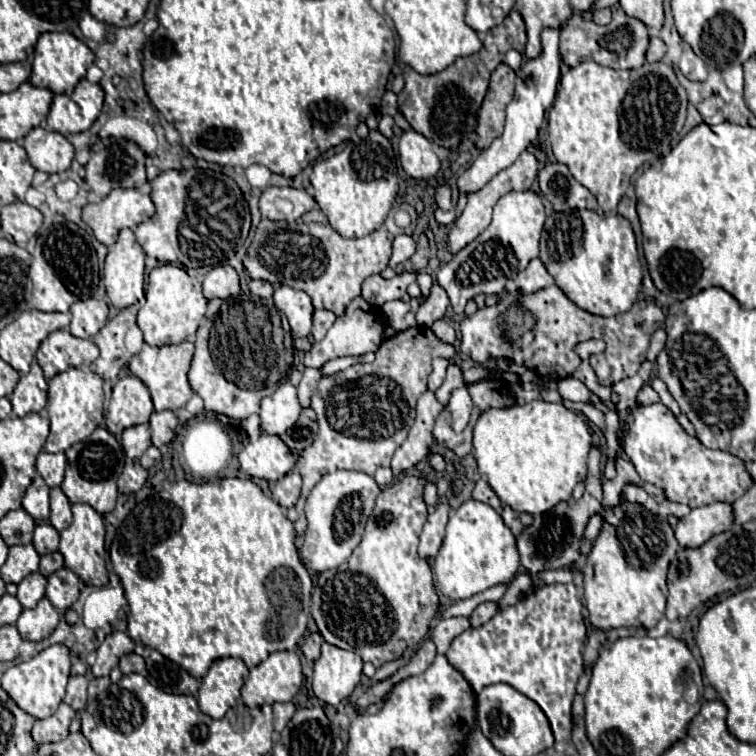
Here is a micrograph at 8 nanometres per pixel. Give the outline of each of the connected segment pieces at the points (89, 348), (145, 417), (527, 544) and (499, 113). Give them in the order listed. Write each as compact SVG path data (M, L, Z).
M69 330L49 334L37 350L37 362L43 368L47 382L71 366L89 366L97 356L99 348L93 344L93 340L75 338Z
M137 376L121 378L107 404L107 430L119 438L125 428L149 422L151 414L153 402L147 386Z
M593 448L587 460L589 466L589 476L585 480L585 492L583 498L577 500L571 508L567 508L565 502L559 504L559 508L555 506L553 510L545 512L543 516L537 516L535 522L531 526L527 526L523 530L523 534L517 538L517 548L519 548L519 556L521 556L521 564L525 566L527 572L543 572L543 570L555 570L561 566L571 566L577 562L577 558L581 556L581 546L583 546L583 538L581 532L587 526L587 520L601 512L601 498L603 498L603 490L601 490L601 480L603 474L599 470L599 450Z
M499 64L491 74L489 92L481 106L479 126L477 126L477 148L487 148L497 136L501 136L505 126L505 106L513 100L515 72L507 64Z

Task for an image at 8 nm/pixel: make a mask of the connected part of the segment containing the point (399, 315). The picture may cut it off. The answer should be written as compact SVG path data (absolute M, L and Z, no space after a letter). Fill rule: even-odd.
M422 294L420 297L412 298L408 302L403 300L391 300L383 304L383 316L385 322L389 326L393 326L397 332L411 328L415 324L415 312L419 309L420 305L427 300L427 297Z

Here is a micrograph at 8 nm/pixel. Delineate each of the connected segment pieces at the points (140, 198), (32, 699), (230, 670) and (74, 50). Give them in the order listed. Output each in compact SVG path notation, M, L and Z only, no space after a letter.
M115 188L99 204L87 204L83 208L83 220L105 246L111 246L117 240L121 228L133 230L153 214L155 206L151 196L141 194L135 188Z
M53 644L47 650L33 656L31 660L11 666L3 674L1 686L15 700L15 704L21 710L25 710L27 714L31 714L35 718L49 718L57 710L57 706L63 702L65 686L69 680L69 670L71 670L69 648L65 644Z
M241 658L215 660L199 686L199 708L207 716L223 718L225 712L239 700L239 690L247 674L249 670Z
M47 32L41 34L35 46L35 60L33 60L33 72L31 72L31 82L39 88L47 88L53 94L67 94L73 92L79 80L85 78L87 68L95 62L93 50L75 38L71 32Z

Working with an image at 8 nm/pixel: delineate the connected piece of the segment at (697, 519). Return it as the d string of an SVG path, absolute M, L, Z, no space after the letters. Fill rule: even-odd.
M727 502L693 508L687 516L679 518L675 538L681 548L699 548L711 536L729 530L733 524L733 508Z

